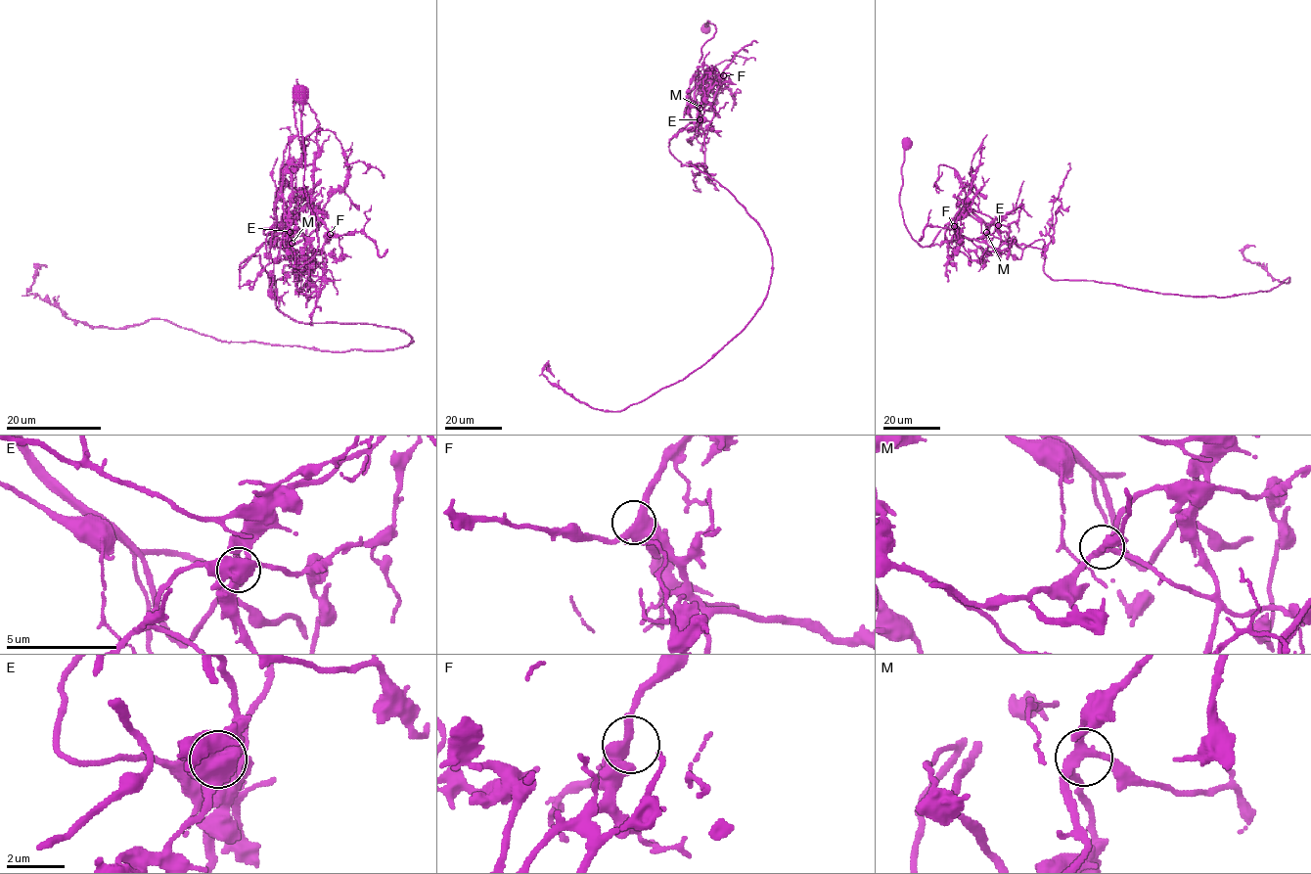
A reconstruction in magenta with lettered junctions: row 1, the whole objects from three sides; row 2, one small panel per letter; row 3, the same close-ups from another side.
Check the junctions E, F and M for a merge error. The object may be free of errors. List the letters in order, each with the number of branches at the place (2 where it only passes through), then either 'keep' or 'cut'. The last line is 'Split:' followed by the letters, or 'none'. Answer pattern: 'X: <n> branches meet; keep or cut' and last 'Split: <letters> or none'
E: 4 branches meet; cut
F: 3 branches meet; keep
M: 4 branches meet; keep
Split: E

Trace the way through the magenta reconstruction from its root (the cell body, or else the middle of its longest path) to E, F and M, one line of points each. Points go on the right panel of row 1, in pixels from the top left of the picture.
E: (906, 144), (899, 204), (904, 223), (918, 244), (940, 245), (956, 233), (975, 239), (992, 225), (998, 225)
F: (906, 144), (899, 204), (908, 232), (923, 247), (933, 242), (940, 245), (956, 233), (967, 237), (954, 226)
M: (906, 144), (899, 204), (911, 237), (926, 247), (933, 242), (940, 245), (956, 233), (975, 239), (986, 232)

